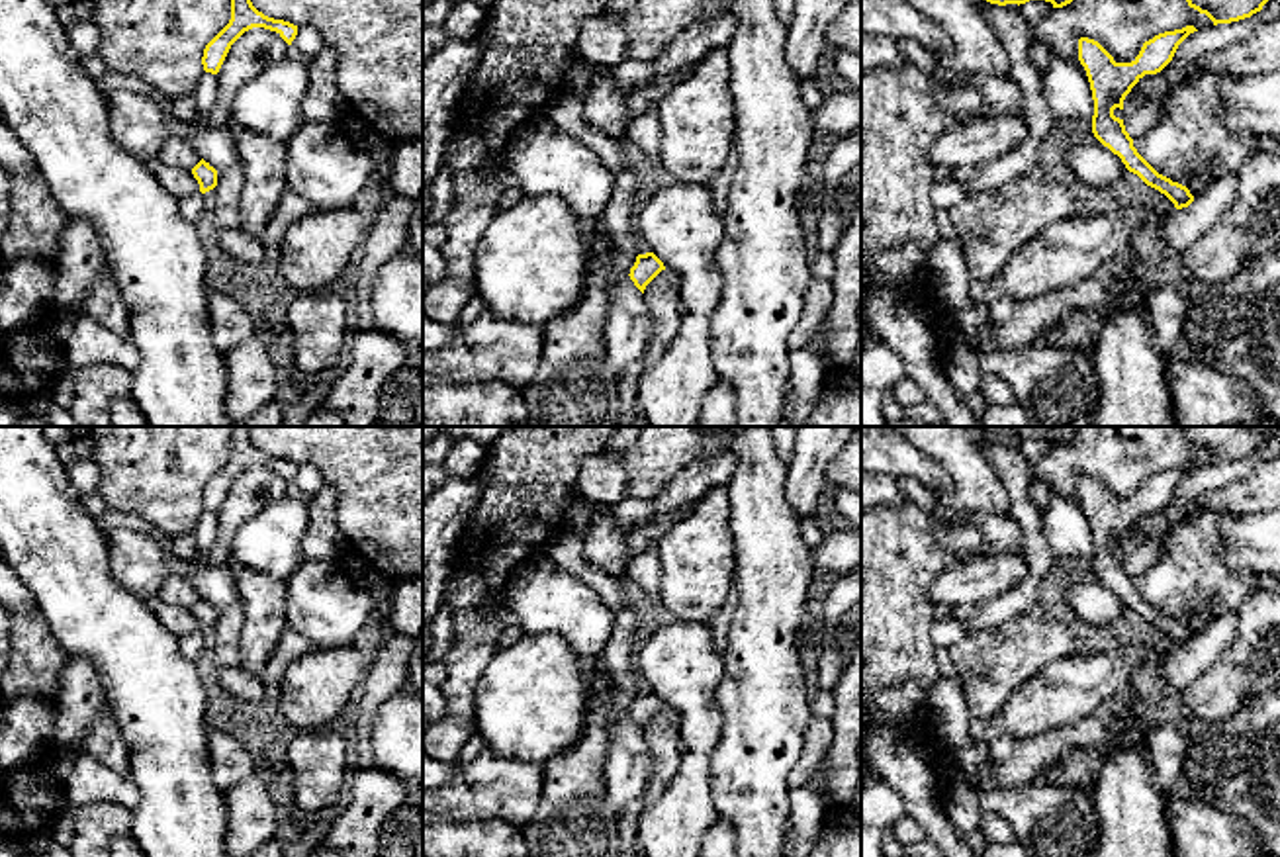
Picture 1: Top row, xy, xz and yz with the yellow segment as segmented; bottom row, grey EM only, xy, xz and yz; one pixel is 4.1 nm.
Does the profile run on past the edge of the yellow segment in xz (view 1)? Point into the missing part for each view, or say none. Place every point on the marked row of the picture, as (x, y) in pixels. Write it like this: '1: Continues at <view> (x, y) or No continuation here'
1: No continuation here

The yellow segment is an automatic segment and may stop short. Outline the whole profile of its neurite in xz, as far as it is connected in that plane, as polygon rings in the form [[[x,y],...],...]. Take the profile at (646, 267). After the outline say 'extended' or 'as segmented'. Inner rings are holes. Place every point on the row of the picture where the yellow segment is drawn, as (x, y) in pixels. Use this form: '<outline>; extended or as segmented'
[[[638,254],[634,266],[630,268],[630,280],[644,293],[646,286],[665,270],[663,262],[654,254]]]; as segmented

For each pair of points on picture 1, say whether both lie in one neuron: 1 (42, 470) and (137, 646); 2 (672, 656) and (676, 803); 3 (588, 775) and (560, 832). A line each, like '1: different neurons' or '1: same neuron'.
1: same neuron
2: same neuron
3: same neuron

